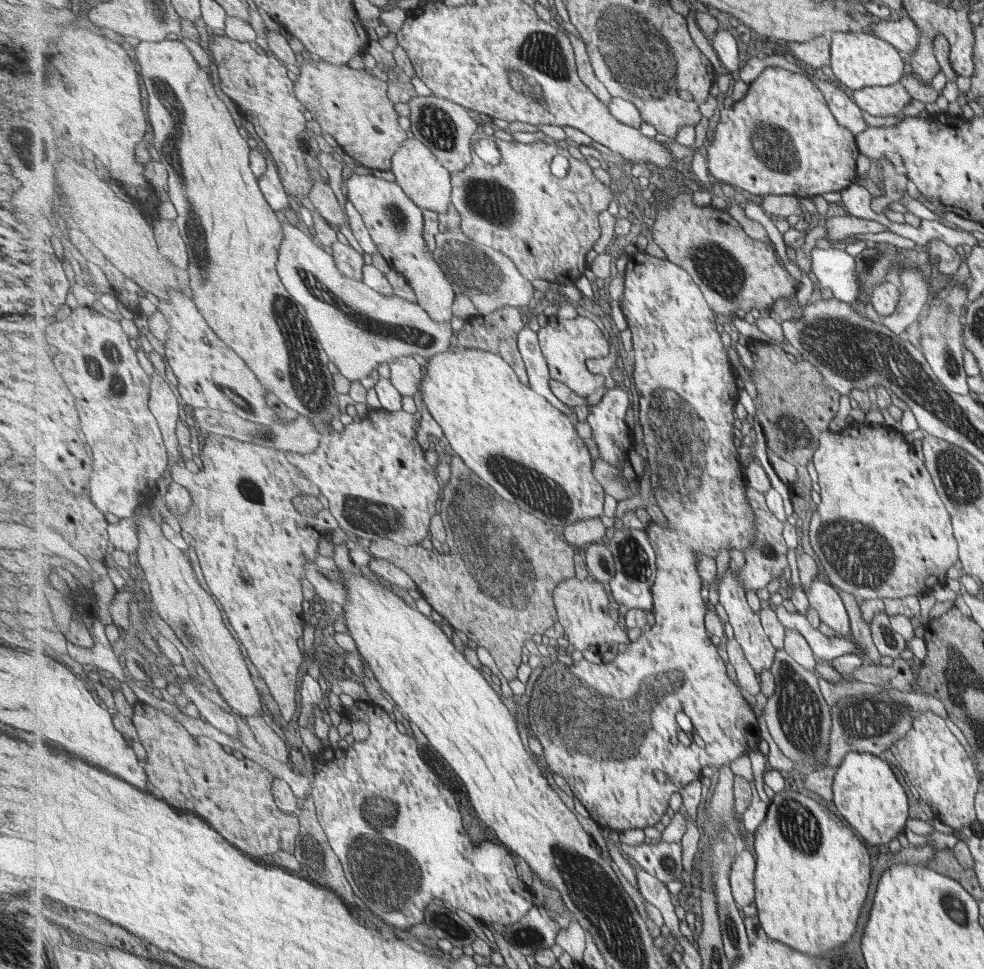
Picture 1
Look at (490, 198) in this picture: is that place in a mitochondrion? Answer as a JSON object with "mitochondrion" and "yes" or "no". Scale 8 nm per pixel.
{"mitochondrion":"yes"}

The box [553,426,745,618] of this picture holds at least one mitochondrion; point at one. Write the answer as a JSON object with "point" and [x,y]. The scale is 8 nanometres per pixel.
{"point":[634,560]}

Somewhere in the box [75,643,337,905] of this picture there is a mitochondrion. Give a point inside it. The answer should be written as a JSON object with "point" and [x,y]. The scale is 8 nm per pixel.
{"point":[310,857]}

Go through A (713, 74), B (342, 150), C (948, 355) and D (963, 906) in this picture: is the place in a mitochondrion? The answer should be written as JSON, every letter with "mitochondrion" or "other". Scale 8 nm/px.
{"A":"other","B":"other","C":"mitochondrion","D":"mitochondrion"}

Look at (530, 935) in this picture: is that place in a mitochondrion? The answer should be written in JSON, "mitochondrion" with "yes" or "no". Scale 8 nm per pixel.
{"mitochondrion":"yes"}

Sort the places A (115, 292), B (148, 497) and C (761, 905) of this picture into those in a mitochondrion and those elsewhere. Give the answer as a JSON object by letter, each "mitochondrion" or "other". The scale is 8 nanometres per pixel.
{"A":"other","B":"other","C":"other"}

